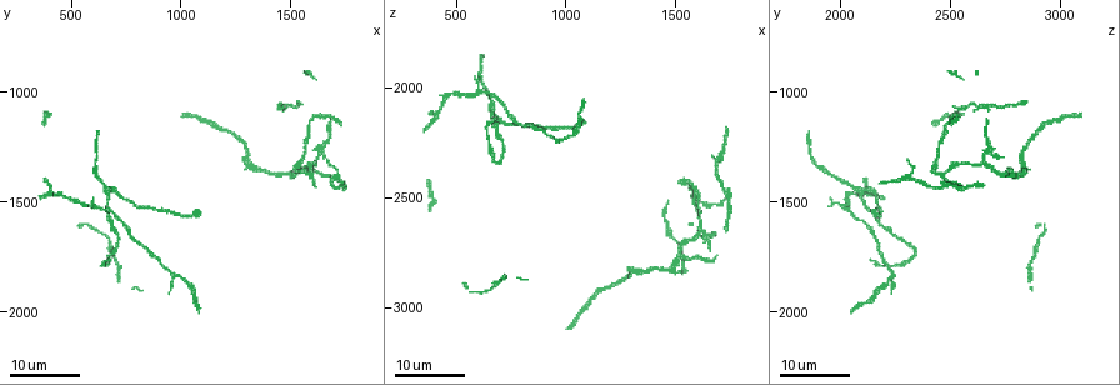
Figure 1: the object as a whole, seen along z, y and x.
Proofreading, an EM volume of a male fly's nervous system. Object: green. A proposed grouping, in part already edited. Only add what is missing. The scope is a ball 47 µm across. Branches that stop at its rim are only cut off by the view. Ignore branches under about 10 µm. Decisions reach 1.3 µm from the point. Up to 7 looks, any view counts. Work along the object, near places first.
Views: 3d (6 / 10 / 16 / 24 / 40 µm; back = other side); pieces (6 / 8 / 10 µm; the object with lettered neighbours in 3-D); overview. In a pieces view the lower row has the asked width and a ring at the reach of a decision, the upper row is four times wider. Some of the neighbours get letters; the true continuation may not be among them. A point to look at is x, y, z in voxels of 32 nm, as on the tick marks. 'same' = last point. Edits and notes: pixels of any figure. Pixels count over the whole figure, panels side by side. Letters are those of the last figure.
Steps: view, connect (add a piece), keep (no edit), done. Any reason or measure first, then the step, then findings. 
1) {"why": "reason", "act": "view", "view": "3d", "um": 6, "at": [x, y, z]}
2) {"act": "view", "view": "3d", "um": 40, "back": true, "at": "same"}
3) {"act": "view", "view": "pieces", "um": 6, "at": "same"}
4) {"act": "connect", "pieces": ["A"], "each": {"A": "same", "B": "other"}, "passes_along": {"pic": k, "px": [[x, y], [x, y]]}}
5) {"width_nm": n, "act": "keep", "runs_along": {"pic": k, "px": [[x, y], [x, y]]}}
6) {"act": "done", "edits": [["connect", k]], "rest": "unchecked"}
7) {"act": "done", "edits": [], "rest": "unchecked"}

{"why": "thin end", "act": "view", "view": "3d", "um": 24, "at": [1620, 1430, 2580]}

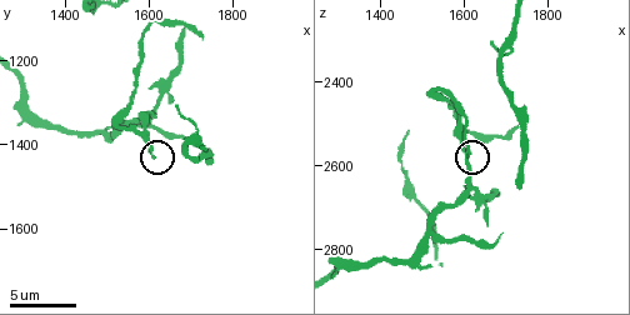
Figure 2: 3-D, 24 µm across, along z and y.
{"why": "see the neighbours", "act": "view", "view": "pieces", "um": 6, "at": [1615, 1430, 2570]}

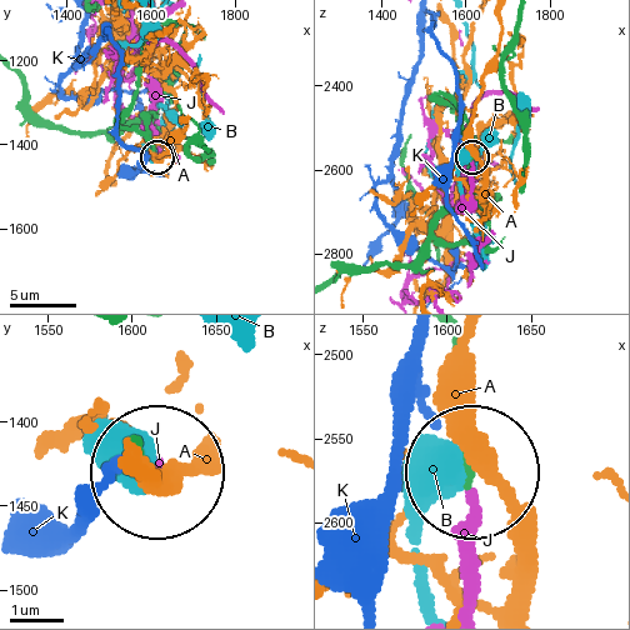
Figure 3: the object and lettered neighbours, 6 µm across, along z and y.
{"width_nm": 120, "act": "keep", "each": {"A": "other", "B": "other", "J": "other", "K": "other"}, "found": "none of them fits"}

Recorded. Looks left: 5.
{"why": "thin end", "act": "view", "view": "3d", "um": 24, "at": [960, 1920, 2230]}

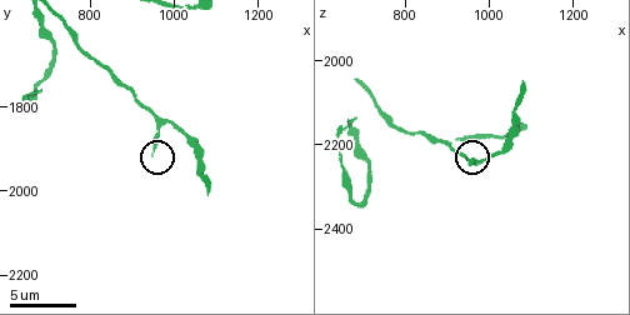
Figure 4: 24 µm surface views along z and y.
{"act": "view", "view": "pieces", "um": 6, "at": [945, 1920, 2230]}

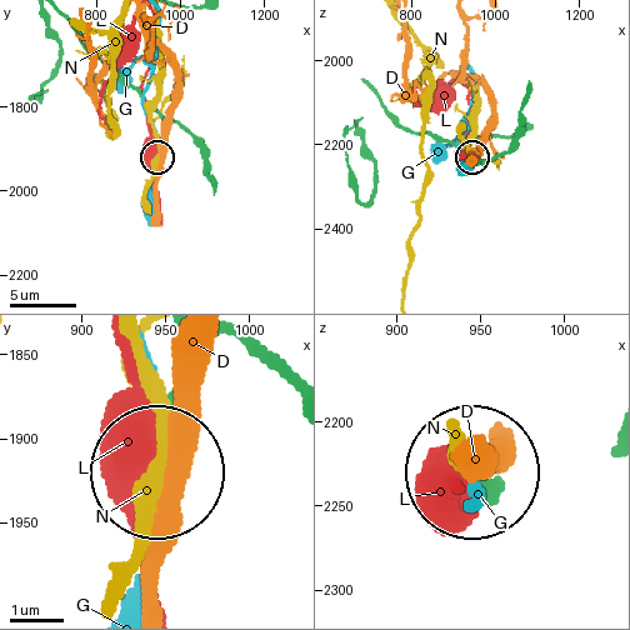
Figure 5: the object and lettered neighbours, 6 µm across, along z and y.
{"act": "keep", "each": {"D": "other", "G": "other", "L": "other", "N": "other"}, "found": "none of them fits"}

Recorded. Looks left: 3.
{"why": "branch stops here", "act": "view", "view": "pieces", "um": 6, "at": [675, 1765, 2135]}

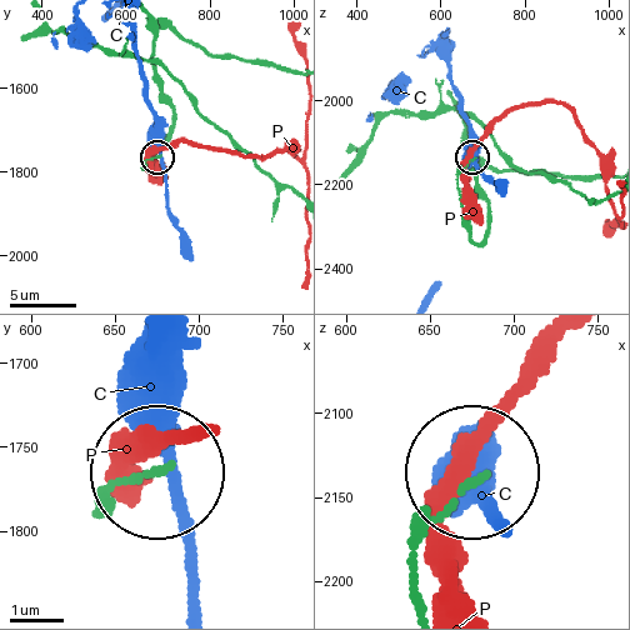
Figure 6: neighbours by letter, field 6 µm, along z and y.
{"width_nm": 100, "act": "keep", "each": {"C": "other", "P": "other"}, "runs_along": {"pic": 6, "px": [[421, 598], [421, 531], [466, 481]]}, "found": "none of them fits"}

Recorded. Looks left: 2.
{"act": "done", "edits": [], "rest": "unchecked"}

